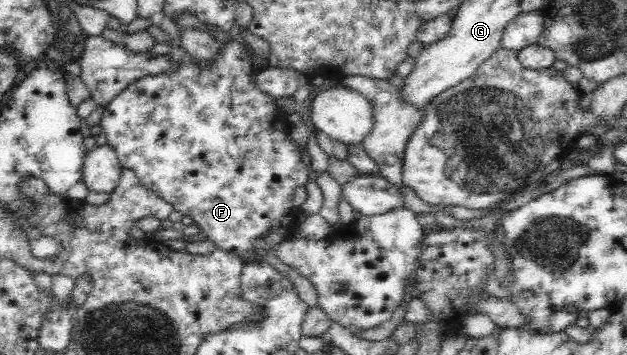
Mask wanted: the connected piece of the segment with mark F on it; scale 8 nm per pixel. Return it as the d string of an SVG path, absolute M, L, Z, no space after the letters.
M229 40L227 44L221 44L221 50L218 50L218 53L215 54L213 64L207 66L207 68L205 66L199 68L199 64L195 64L191 60L192 56L185 49L173 48L169 56L171 56L173 63L177 65L177 70L172 71L170 75L147 75L146 77L141 77L128 84L126 89L123 89L106 104L99 124L103 134L105 134L107 144L110 144L111 149L115 151L122 168L135 171L143 186L152 190L157 196L162 197L165 202L173 205L174 210L179 212L181 216L187 216L187 214L191 216L194 222L199 224L203 234L207 234L207 239L211 240L213 244L221 246L223 250L228 250L228 252L236 256L241 256L241 258L257 260L259 258L257 256L259 250L271 252L271 248L265 248L265 246L273 246L273 242L281 242L281 238L277 238L277 234L283 234L283 232L289 234L289 228L293 228L289 220L291 220L291 210L293 210L294 190L305 185L307 180L309 180L309 166L301 159L300 148L297 143L293 140L291 142L281 142L281 140L285 140L289 136L287 128L271 126L281 116L279 110L275 110L276 100L273 100L273 97L260 91L257 87L251 86L249 78L255 72L255 68L249 62L249 56L245 56L243 48L235 40Z

